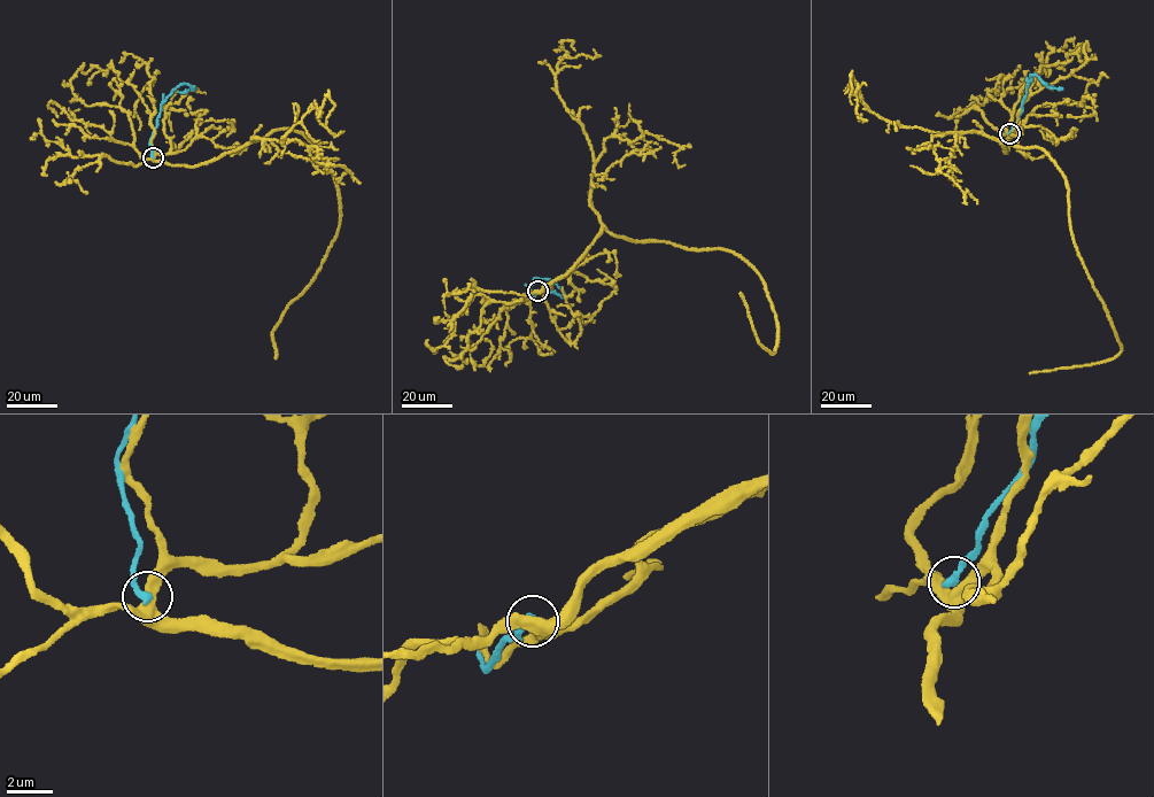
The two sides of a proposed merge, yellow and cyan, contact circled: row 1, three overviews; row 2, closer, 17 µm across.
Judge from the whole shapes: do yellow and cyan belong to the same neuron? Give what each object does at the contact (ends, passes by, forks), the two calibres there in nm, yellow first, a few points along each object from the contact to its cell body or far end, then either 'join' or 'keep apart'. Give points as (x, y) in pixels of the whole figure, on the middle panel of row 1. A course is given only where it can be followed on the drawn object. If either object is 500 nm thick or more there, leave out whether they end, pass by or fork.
yellow forks | cyan ends | 400/340 nm | yellow via (537, 292), (573, 268), (602, 227), (733, 252), (765, 284), (779, 326), (772, 354), (741, 292) | cyan via (537, 291), (532, 296), (527, 288), (534, 278), (550, 279), (563, 293), (547, 295) | keep apart

